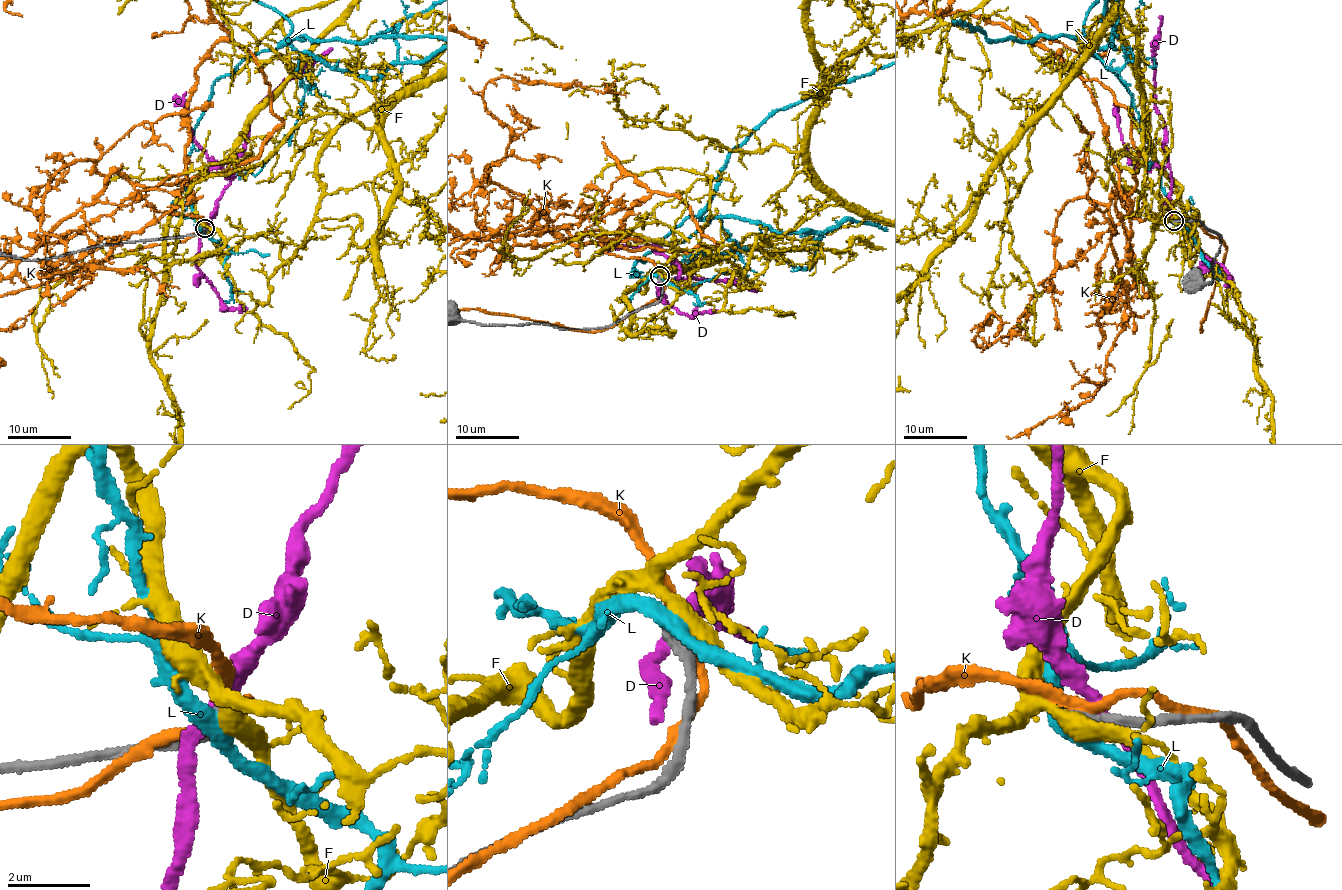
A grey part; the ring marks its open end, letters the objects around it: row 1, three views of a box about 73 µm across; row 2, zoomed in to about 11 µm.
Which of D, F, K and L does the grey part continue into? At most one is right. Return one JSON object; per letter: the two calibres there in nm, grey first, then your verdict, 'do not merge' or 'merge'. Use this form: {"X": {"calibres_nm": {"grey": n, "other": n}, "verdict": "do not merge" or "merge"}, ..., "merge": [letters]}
{"D": {"calibres_nm": {"grey": 320, "other": 280}, "verdict": "do not merge"}, "F": {"calibres_nm": {"grey": 240, "other": 360}, "verdict": "do not merge"}, "K": {"calibres_nm": {"grey": 280, "other": 240}, "verdict": "do not merge"}, "L": {"calibres_nm": {"grey": 280, "other": 360}, "verdict": "do not merge"}, "merge": []}

